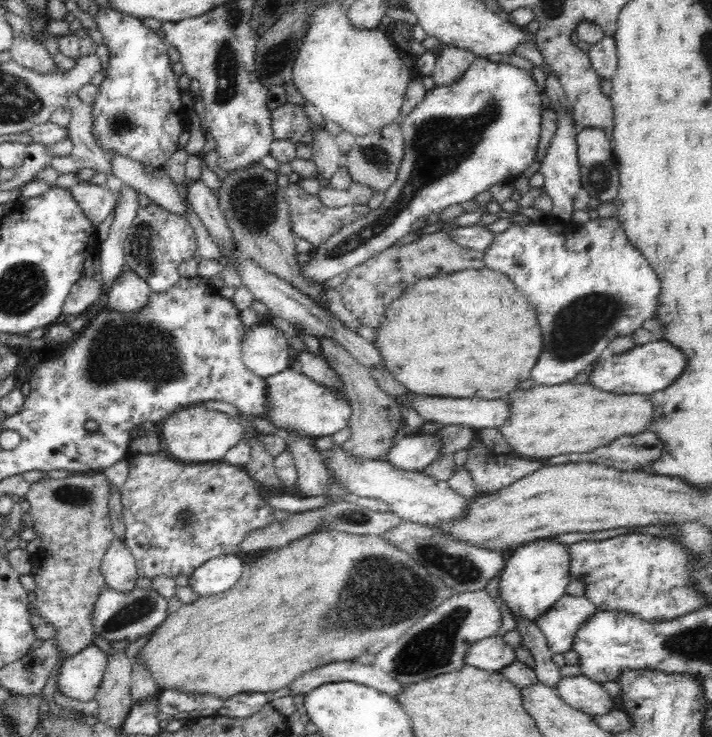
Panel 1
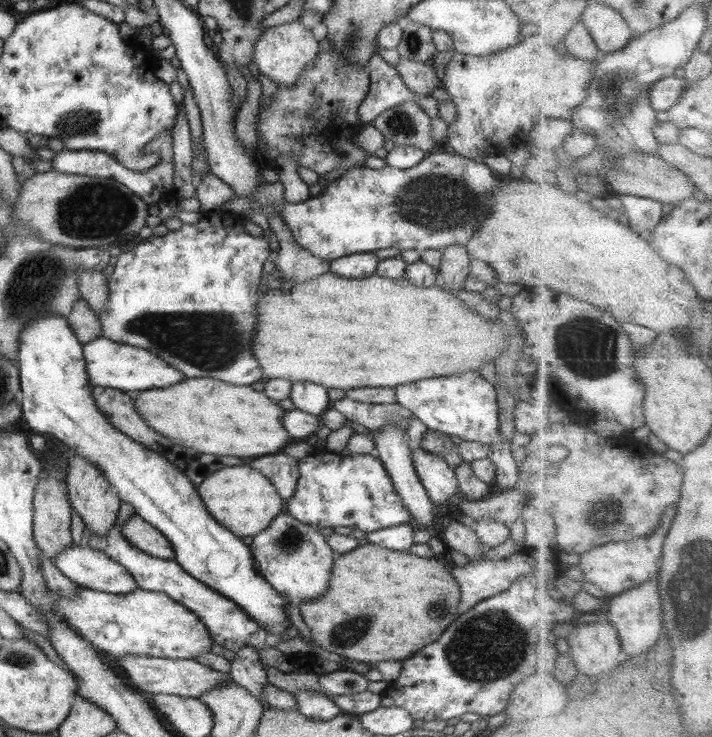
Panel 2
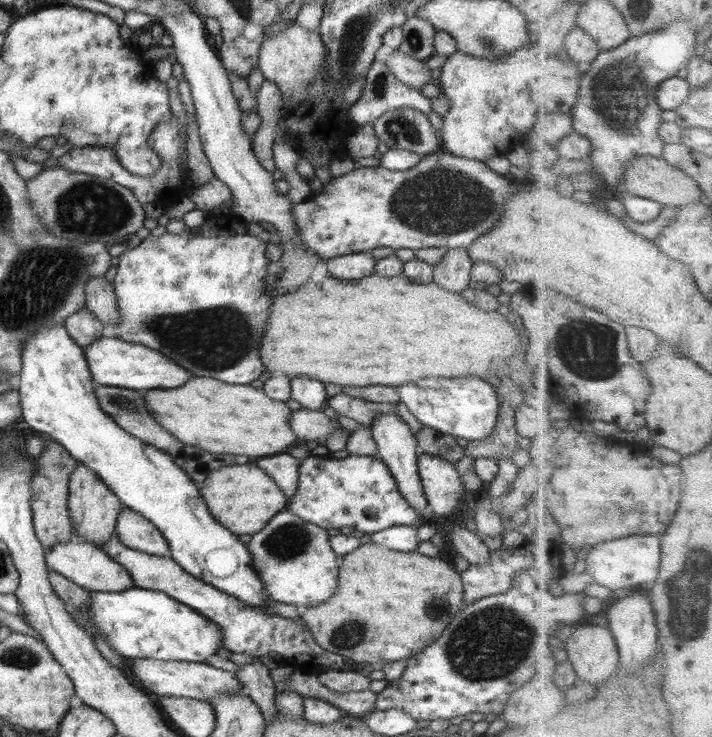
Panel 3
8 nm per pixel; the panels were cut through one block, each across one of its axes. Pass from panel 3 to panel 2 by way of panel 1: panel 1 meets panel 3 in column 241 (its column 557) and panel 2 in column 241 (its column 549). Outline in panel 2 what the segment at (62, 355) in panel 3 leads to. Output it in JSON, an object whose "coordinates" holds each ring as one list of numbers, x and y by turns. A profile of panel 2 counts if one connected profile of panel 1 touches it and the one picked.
{"coordinates":[[48,313,24,325,20,331,18,350,18,366,20,391,22,391,21,414,28,426,39,434,47,433,60,442,72,453,94,463,109,480,122,502,128,502,145,522,156,527,174,548,175,561,188,573,220,592,222,596,236,602,237,606,258,625,274,634,282,634,291,628,286,608,288,597,278,593,274,587,262,577,249,546,242,538,226,527,222,527,209,513,197,494,196,486,168,458,162,458,150,448,142,446,140,442,128,438,124,432,116,430,106,416,100,412,94,396,92,386,86,372,86,362,83,356,83,344,74,335,74,329,68,325,66,317]]}

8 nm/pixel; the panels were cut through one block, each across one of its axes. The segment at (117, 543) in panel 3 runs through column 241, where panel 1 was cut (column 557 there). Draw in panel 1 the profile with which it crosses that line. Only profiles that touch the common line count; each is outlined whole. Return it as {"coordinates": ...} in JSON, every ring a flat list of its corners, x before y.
{"coordinates":[[562,595,535,624,540,628,553,654,572,650,576,631,597,612,595,604,585,596]]}

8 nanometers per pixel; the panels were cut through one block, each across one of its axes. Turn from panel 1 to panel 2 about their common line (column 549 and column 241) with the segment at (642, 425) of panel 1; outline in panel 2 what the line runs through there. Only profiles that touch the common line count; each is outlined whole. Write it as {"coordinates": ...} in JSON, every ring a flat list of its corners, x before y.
{"coordinates":[[188,378,162,390,130,391,130,396,136,412,152,430,178,446,204,454,249,460,280,453,292,439,282,426,282,413,286,410,250,386,232,386,212,378]]}

